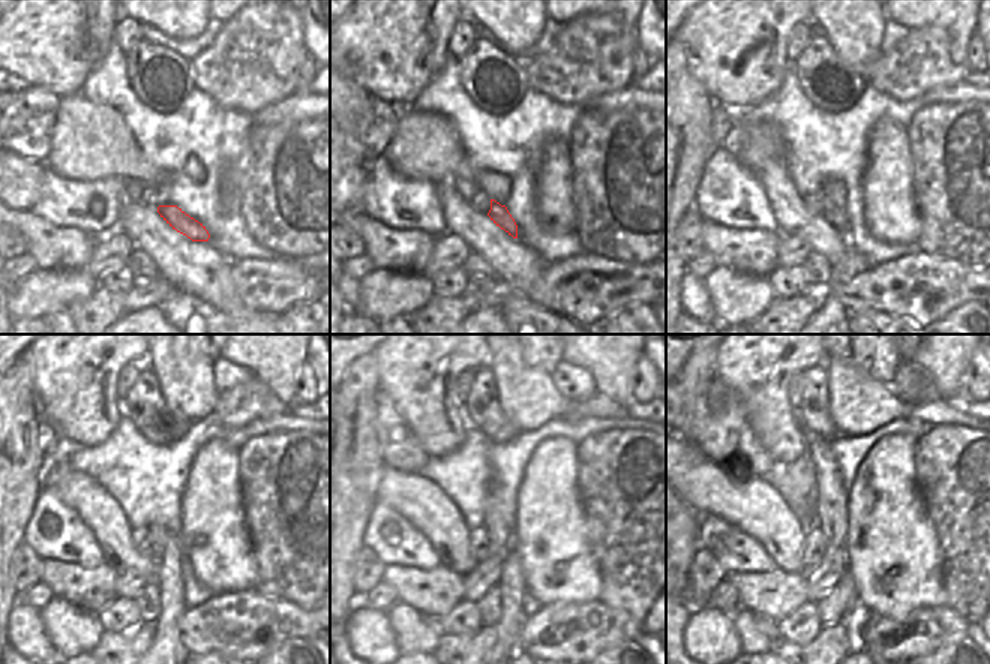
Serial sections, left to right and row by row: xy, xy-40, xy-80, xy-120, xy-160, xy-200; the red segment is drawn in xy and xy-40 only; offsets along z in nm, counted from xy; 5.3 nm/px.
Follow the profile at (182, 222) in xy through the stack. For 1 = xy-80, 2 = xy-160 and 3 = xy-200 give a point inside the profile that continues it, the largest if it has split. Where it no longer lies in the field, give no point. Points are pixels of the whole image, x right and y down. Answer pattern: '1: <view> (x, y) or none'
1: xy-80 (837, 218)
2: xy-160 (497, 528)
3: xy-200 (831, 495)

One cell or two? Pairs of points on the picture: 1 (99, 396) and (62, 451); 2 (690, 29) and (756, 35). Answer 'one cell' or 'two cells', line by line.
1: two cells
2: one cell

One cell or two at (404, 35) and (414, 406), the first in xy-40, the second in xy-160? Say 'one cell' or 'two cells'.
one cell

